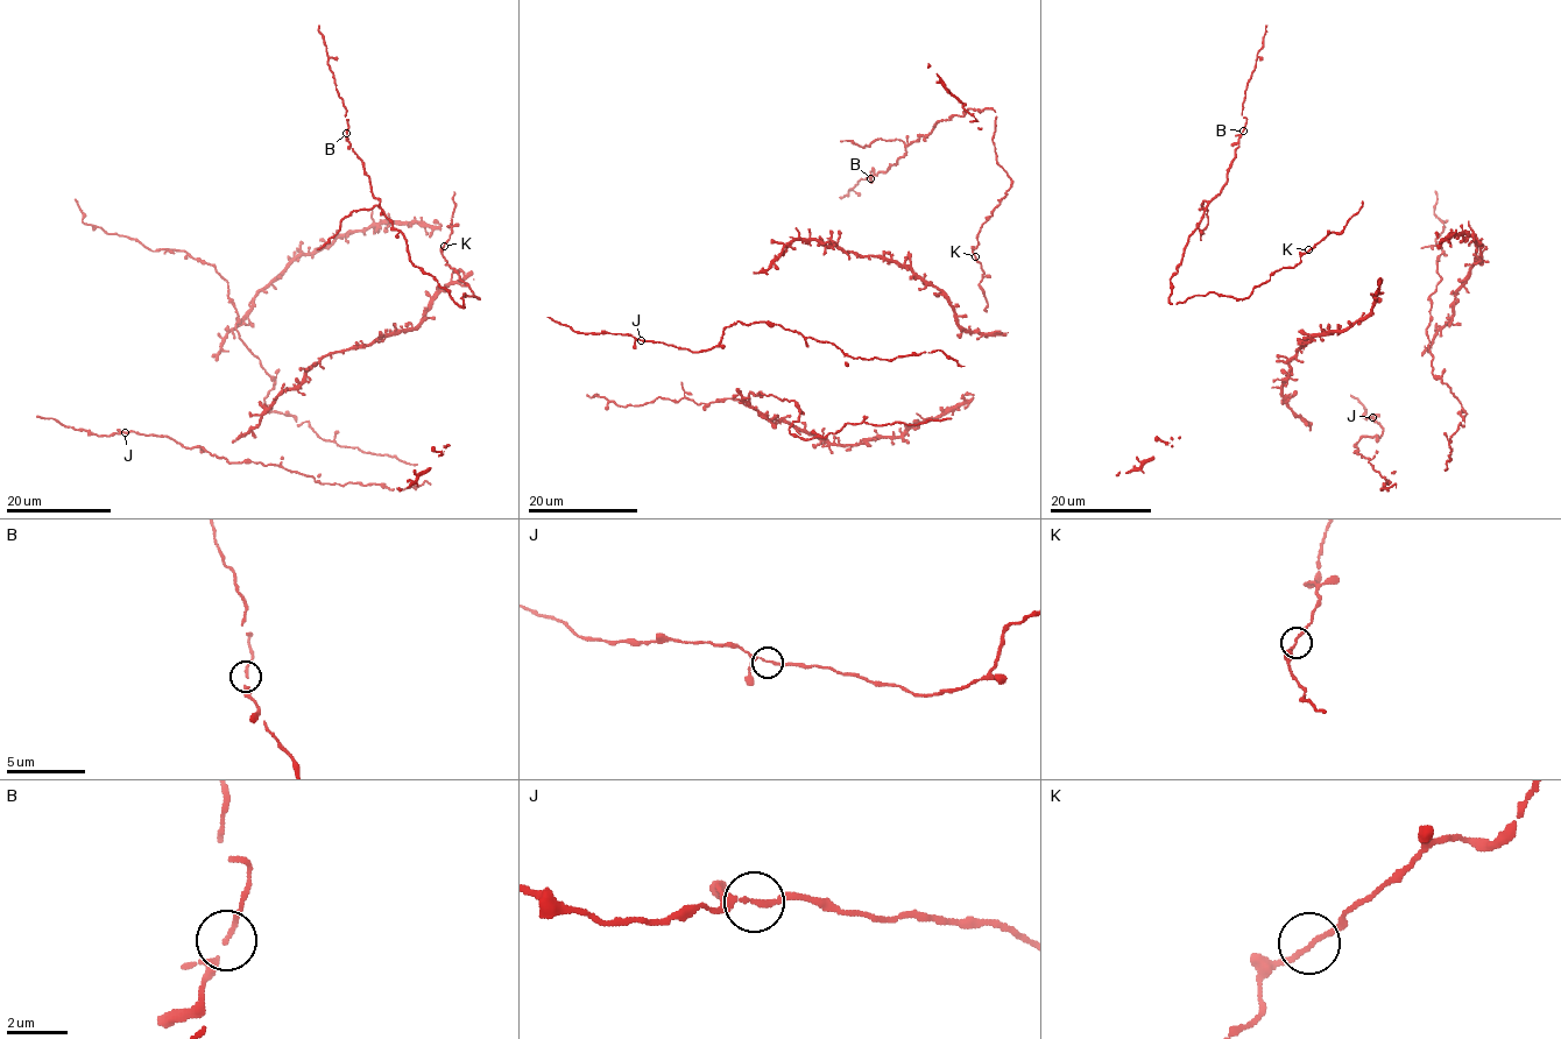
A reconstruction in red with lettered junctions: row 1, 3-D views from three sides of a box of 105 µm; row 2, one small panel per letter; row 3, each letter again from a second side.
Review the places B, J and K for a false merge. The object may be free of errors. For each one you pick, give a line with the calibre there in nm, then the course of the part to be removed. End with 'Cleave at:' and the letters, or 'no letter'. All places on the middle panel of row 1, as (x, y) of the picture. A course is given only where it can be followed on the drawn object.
Cleave at: no letter

